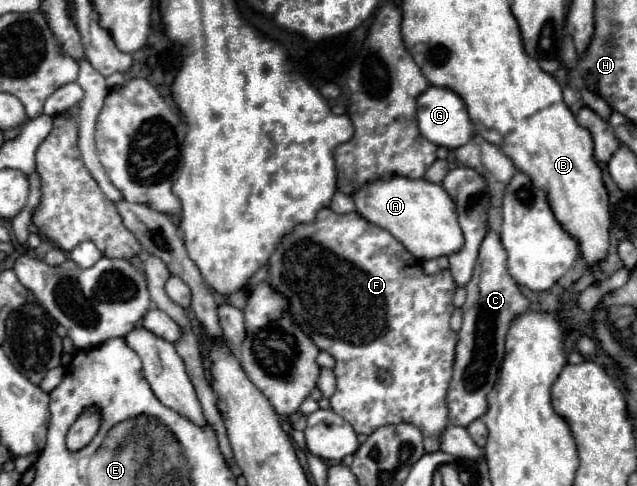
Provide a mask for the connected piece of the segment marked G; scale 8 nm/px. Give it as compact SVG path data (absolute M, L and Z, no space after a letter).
M428 86L428 90L418 96L418 126L422 136L426 136L430 142L450 150L464 146L472 136L472 122L462 98L454 90L440 86Z

